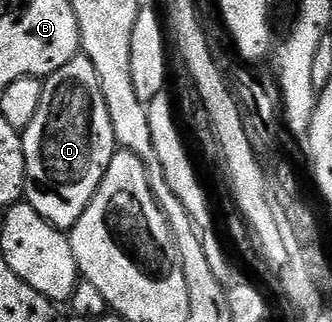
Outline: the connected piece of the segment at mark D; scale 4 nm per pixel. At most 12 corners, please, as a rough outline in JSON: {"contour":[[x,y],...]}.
{"contour":[[83,55],[42,79],[25,200],[64,232],[117,143]]}

